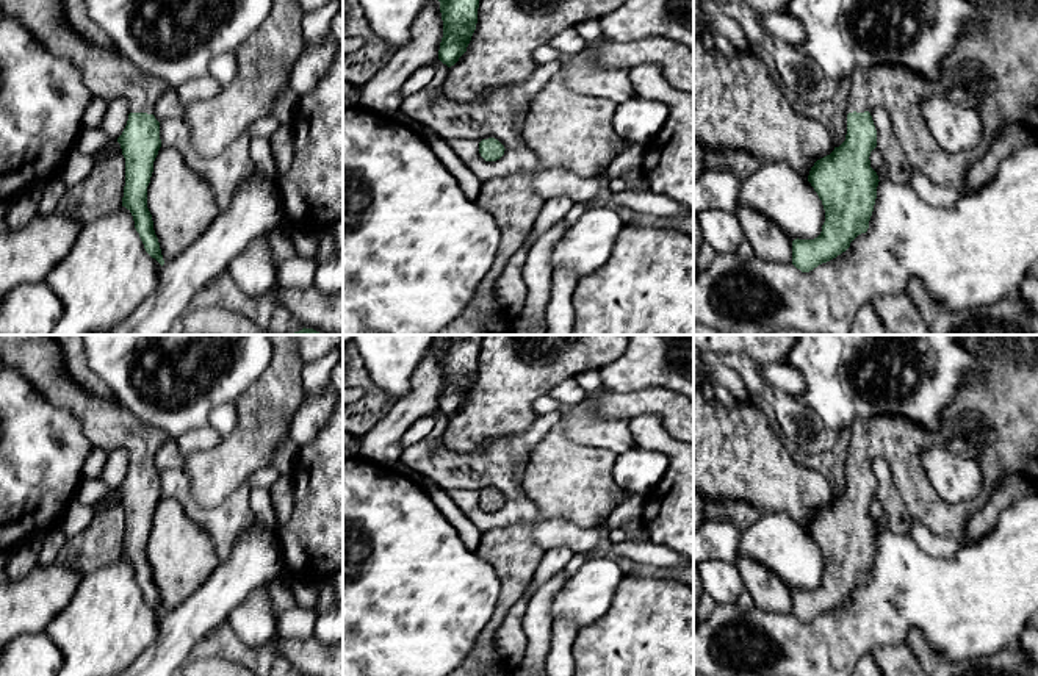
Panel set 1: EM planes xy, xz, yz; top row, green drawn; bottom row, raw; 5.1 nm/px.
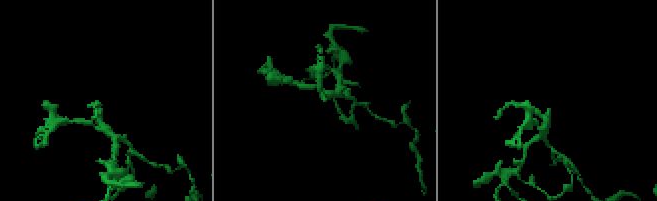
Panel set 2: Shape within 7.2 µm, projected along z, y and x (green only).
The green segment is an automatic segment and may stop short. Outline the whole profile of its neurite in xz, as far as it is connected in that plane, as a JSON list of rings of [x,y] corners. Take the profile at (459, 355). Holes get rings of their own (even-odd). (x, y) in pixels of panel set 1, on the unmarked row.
[[[434,335],[434,346],[440,352],[443,388],[438,410],[448,418],[454,416],[467,402],[478,374],[478,358],[484,335],[459,335],[445,338]]]

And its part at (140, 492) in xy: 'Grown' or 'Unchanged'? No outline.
Grown

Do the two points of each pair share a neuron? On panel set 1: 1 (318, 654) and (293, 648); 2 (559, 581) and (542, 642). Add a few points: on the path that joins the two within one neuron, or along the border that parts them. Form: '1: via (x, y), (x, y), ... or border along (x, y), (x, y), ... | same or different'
1: via (312, 654), (299, 653) | same
2: via (544, 596), (540, 600), (540, 626) | same

